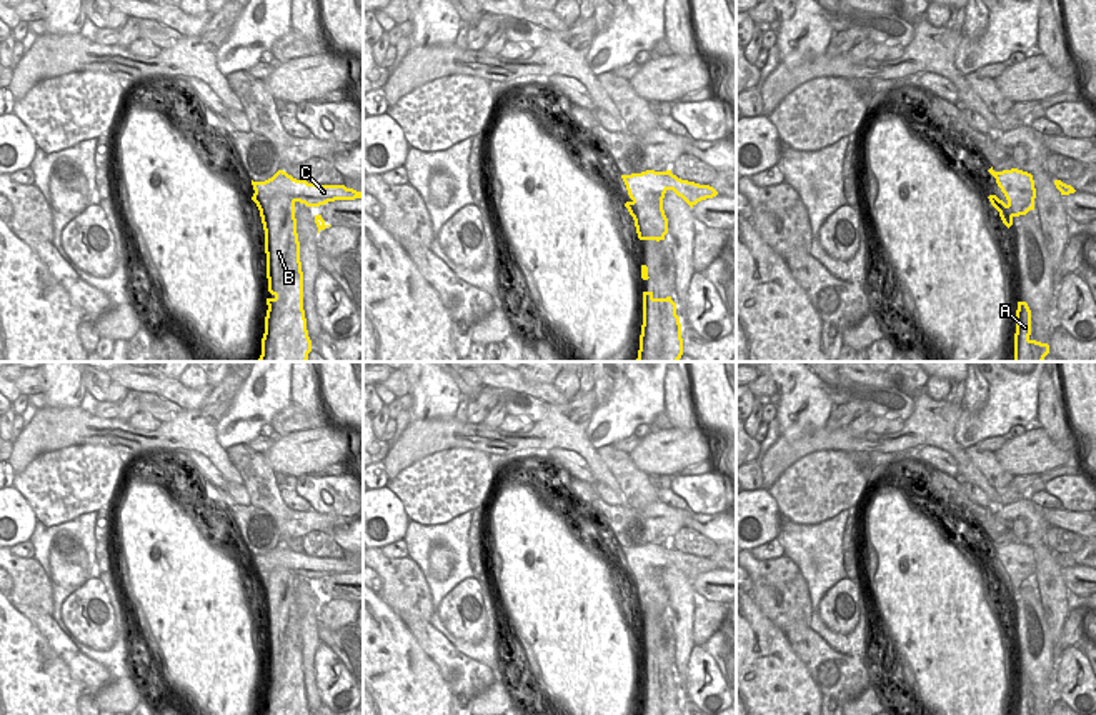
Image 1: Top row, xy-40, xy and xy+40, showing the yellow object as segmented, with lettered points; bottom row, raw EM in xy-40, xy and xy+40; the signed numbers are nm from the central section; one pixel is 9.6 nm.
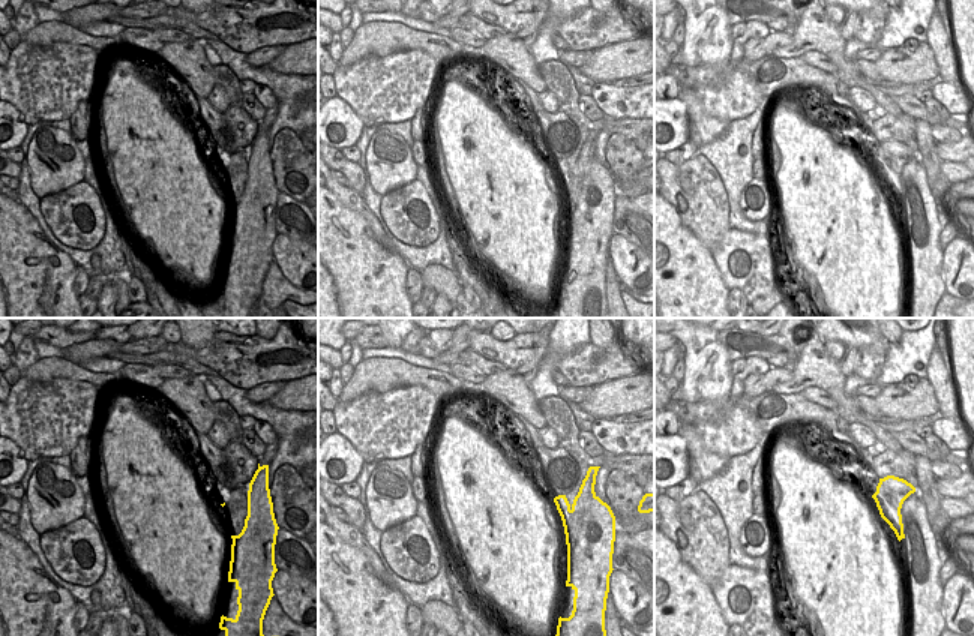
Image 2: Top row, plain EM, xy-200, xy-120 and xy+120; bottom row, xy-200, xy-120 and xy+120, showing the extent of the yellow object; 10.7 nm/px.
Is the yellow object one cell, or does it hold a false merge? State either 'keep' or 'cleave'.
cleave

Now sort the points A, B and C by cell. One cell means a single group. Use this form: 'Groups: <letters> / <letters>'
Groups: A B / C

